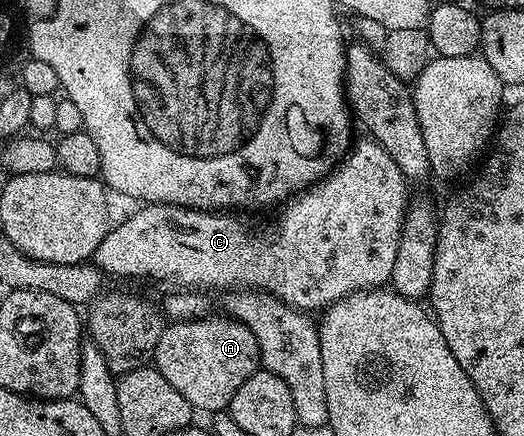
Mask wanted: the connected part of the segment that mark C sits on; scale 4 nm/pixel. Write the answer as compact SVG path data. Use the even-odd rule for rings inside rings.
M372 137L364 138L352 144L349 154L324 179L292 196L280 208L277 223L248 227L233 216L236 214L221 209L200 211L170 203L145 203L118 227L117 224L110 226L91 262L109 277L166 279L169 283L181 283L177 285L185 289L221 287L222 292L234 289L266 291L306 313L320 312L356 291L386 286L395 269L395 253L399 253L405 212L411 206L410 184L391 153Z

